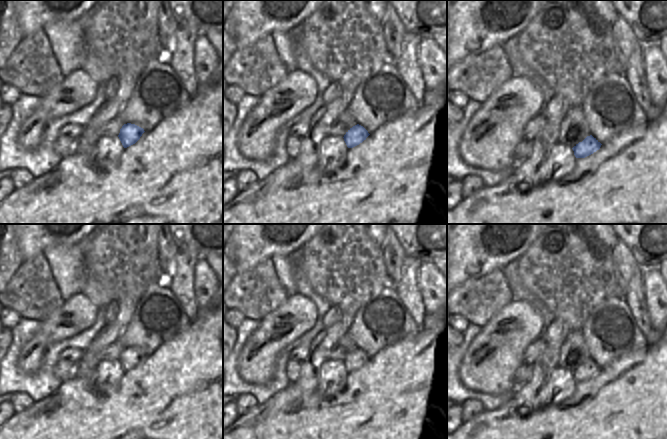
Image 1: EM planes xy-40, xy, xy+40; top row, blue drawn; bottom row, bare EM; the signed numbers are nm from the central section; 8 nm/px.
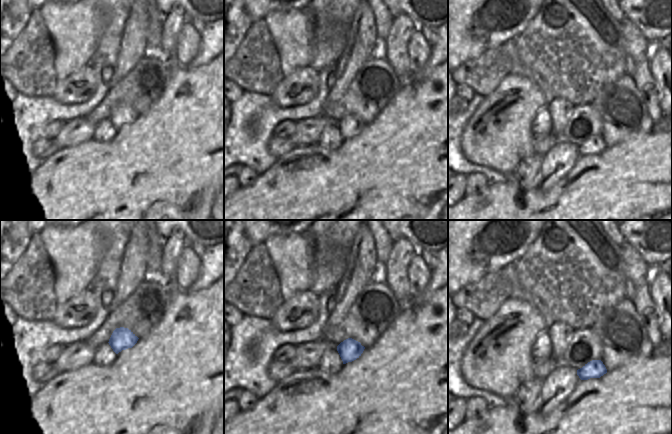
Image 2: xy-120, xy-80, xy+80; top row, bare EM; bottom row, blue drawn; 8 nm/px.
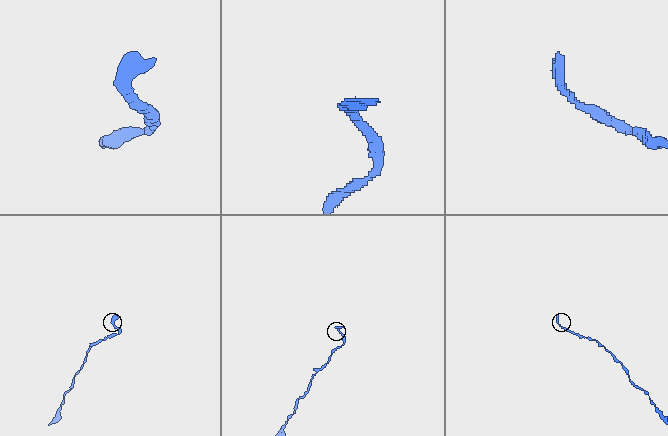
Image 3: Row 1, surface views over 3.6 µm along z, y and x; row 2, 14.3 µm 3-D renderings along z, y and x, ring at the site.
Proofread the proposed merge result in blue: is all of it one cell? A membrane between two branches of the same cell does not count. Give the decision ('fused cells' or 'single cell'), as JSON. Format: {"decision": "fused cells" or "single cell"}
{"decision": "single cell"}

